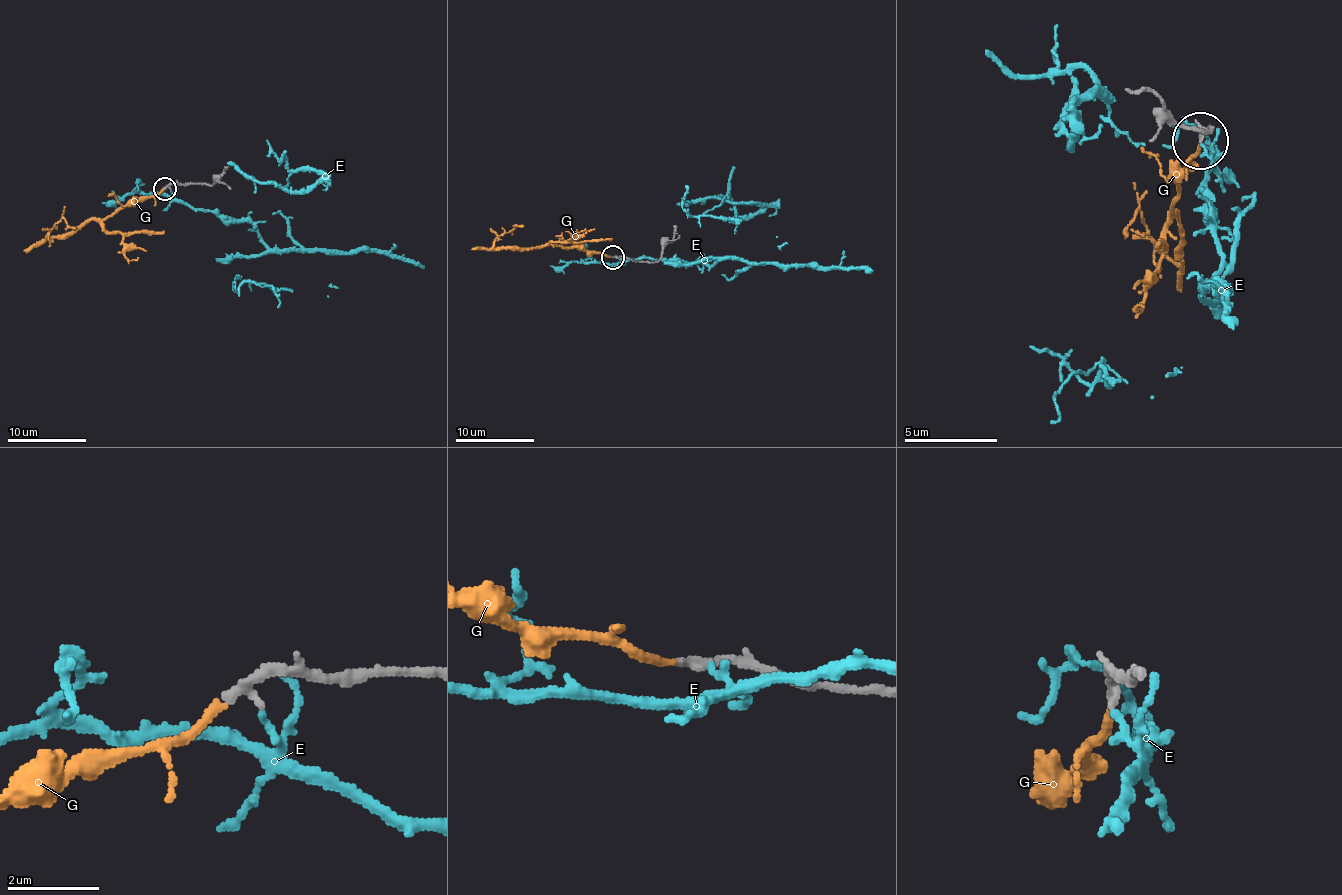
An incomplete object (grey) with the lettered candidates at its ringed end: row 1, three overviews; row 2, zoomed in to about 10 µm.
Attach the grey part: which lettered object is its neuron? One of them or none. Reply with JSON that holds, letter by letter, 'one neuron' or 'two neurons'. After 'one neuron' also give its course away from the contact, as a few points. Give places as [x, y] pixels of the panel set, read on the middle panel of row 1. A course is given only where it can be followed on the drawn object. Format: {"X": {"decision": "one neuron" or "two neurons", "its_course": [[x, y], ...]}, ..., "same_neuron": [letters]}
{"E": {"decision": "two neurons"}, "G": {"decision": "one neuron", "its_course": [[612, 256], [551, 245], [530, 249], [495, 245], [497, 239], [524, 225]]}, "same_neuron": ["G"]}

